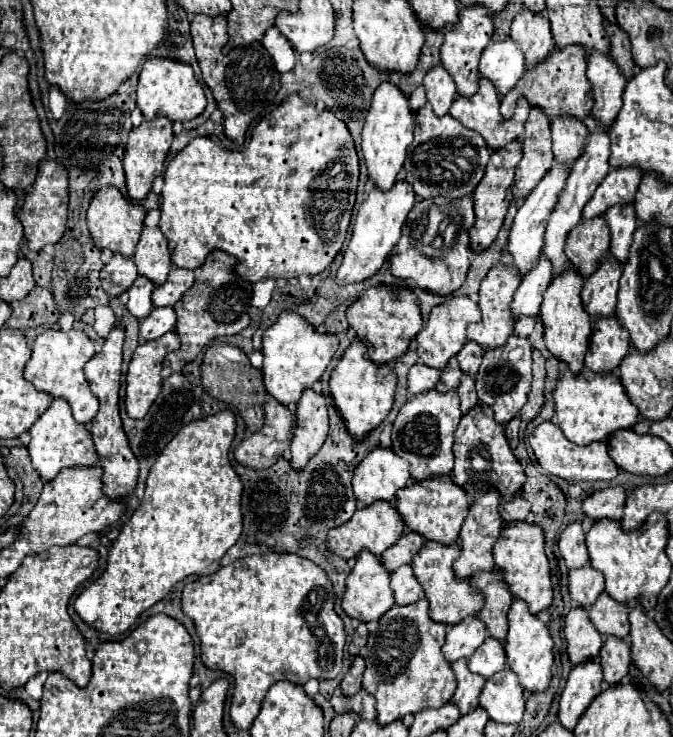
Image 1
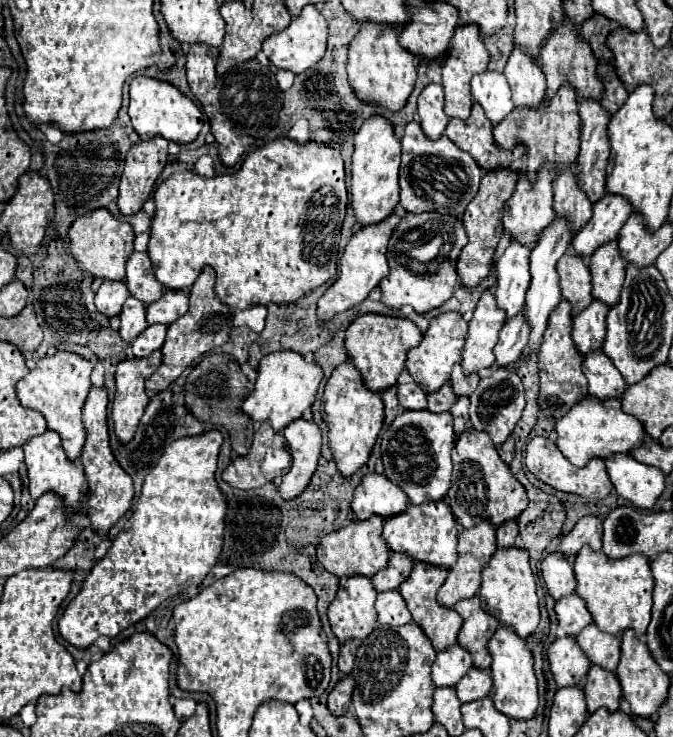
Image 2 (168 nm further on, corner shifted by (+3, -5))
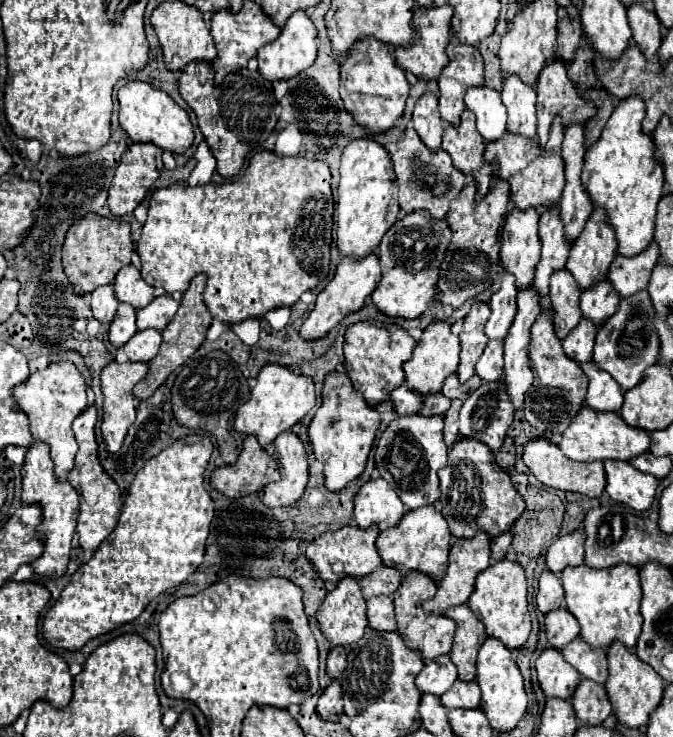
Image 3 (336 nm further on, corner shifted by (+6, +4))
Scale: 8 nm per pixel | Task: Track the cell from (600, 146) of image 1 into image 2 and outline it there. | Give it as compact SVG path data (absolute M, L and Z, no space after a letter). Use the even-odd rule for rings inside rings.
M554 219L550 223L550 227L546 227L540 235L540 241L538 245L534 247L532 255L530 255L530 287L526 291L526 307L524 307L524 317L530 325L530 337L528 337L528 343L522 351L522 357L530 359L540 343L542 343L542 335L546 331L546 323L548 323L548 317L550 317L550 311L554 311L554 307L558 307L558 303L562 301L562 293L558 291L558 273L556 273L556 263L558 259L566 253L566 247L570 245L570 231L566 227L566 221L564 219Z

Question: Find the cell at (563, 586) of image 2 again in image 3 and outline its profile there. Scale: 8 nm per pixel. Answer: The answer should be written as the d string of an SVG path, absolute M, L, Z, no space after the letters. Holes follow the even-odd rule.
M543 570L539 578L539 590L537 590L537 608L547 614L559 606L563 606L563 586L561 586L561 576L553 574L551 570Z

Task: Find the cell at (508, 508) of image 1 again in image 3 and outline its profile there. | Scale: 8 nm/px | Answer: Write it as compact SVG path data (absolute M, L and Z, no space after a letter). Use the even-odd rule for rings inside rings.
M509 530L491 540L491 556L493 556L493 560L499 560L499 558L505 556L507 548L511 546L511 540L513 540L513 534Z

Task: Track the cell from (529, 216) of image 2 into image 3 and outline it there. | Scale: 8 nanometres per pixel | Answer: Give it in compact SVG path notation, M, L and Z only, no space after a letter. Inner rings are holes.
M513 208L501 230L501 262L505 270L515 274L517 288L533 282L535 266L539 262L539 210Z

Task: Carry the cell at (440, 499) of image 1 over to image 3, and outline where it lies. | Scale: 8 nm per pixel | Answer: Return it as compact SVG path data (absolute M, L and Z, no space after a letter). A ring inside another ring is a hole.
M421 506L417 510L409 510L397 526L383 530L377 538L377 550L383 558L383 564L401 570L407 574L411 570L419 570L429 574L433 580L443 578L443 570L447 570L447 554L451 544L451 532L441 512L435 506Z

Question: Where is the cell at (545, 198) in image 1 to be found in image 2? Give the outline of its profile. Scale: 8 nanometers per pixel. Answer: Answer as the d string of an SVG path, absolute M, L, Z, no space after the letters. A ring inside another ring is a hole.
M518 241L510 243L504 255L496 261L496 301L506 313L506 319L518 315L524 307L524 295L530 287L530 249Z

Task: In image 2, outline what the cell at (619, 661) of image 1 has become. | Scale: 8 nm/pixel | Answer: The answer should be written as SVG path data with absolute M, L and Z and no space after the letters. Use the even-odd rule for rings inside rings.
M590 667L586 685L582 689L584 689L588 713L594 713L600 707L608 709L610 713L618 711L622 689L614 673L600 667Z

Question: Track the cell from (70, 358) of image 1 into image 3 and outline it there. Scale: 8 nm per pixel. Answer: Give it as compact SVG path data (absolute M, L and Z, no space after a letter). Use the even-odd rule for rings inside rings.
M51 362L45 370L33 372L25 382L13 386L13 398L19 408L31 420L31 434L35 440L43 440L51 446L51 458L55 462L55 474L59 480L65 480L75 462L75 454L79 450L71 424L77 414L87 408L87 384L81 372L73 362Z

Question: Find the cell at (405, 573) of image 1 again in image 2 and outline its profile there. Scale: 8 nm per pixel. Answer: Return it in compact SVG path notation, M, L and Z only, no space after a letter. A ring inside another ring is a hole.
M384 591L378 593L376 599L376 613L378 613L378 623L380 625L406 625L410 623L410 611L406 609L406 603L398 591Z

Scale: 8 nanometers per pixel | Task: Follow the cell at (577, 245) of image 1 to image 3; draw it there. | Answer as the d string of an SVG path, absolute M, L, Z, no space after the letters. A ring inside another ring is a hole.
M565 268L555 270L551 274L551 306L555 310L555 332L559 338L565 338L575 324L581 320L581 306L579 306L581 288L573 274L569 274Z

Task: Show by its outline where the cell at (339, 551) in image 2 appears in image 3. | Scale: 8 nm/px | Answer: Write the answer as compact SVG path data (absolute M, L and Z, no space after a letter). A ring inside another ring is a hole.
M355 524L343 526L343 528L335 530L335 532L323 532L319 538L315 538L315 542L311 542L307 546L307 560L315 566L319 578L325 580L325 582L337 584L345 576L361 578L365 574L371 574L373 570L377 570L383 564L381 558L379 558L377 546L375 546L377 536L379 536L377 526L359 528Z

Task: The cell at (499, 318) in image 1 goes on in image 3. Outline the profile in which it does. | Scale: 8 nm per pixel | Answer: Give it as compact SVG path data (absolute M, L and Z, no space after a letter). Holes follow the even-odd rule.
M473 302L469 314L465 316L463 332L459 334L461 340L461 362L457 368L459 380L467 382L475 374L475 364L481 358L485 346L487 346L487 334L483 330L491 310L487 302Z

